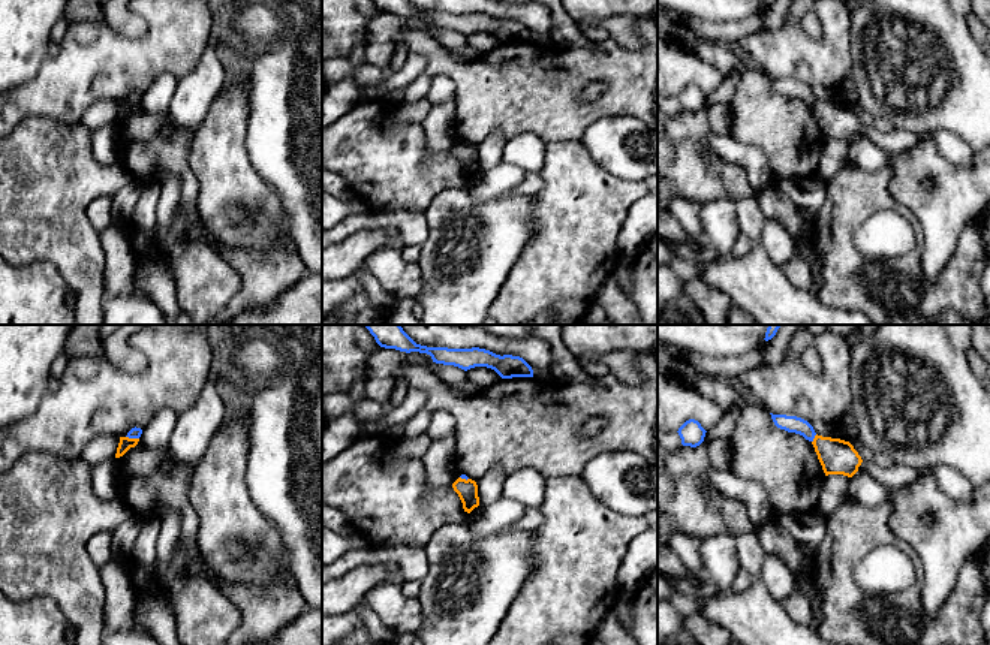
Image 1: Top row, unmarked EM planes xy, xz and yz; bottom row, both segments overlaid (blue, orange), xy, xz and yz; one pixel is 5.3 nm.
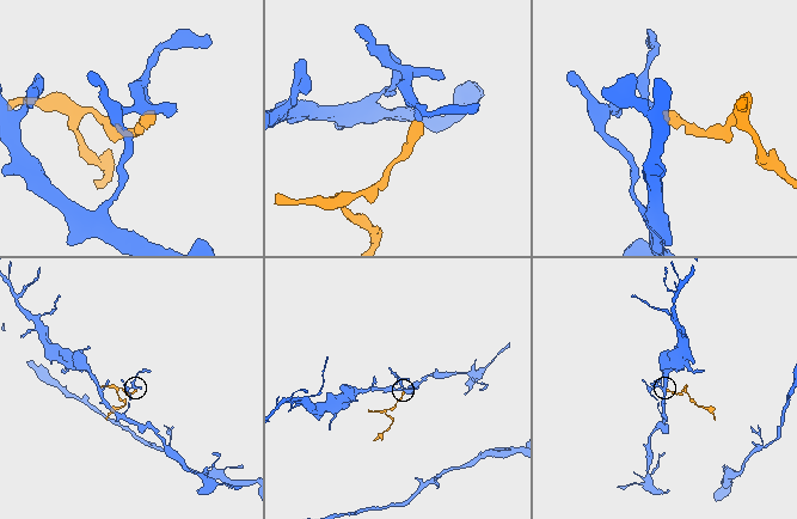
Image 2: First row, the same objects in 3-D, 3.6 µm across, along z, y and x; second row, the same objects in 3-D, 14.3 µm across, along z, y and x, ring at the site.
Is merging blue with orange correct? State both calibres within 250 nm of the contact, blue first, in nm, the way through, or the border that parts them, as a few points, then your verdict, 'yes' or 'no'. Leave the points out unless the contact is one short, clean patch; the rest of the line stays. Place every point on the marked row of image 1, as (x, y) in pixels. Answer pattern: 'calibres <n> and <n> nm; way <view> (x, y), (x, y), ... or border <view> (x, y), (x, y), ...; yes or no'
calibres 60 and 70 nm; border xy (126, 436), (138, 439); no

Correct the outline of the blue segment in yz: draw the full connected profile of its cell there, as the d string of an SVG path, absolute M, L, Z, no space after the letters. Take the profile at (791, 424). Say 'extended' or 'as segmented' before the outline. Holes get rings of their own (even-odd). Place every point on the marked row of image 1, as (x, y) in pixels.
as segmented; M773 413L770 415L777 428L785 430L788 432L800 434L806 440L813 441L816 432L807 421L797 416L773 415Z

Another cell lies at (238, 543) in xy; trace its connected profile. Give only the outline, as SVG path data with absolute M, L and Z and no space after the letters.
M250 413L226 418L213 435L189 482L189 501L198 516L198 549L208 572L229 584L250 587L291 573L288 554L276 525L256 507L246 482L250 449Z

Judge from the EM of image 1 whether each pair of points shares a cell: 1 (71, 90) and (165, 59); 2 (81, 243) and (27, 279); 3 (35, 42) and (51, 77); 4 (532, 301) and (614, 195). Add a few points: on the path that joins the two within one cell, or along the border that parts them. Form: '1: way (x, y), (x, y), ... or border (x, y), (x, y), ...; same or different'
1: way (95, 66), (125, 66), (141, 62); same
2: border (15, 265), (50, 261), (72, 289); different
3: border (48, 56), (32, 78), (18, 84); different
4: way (551, 274), (571, 255), (575, 234), (587, 222); same

